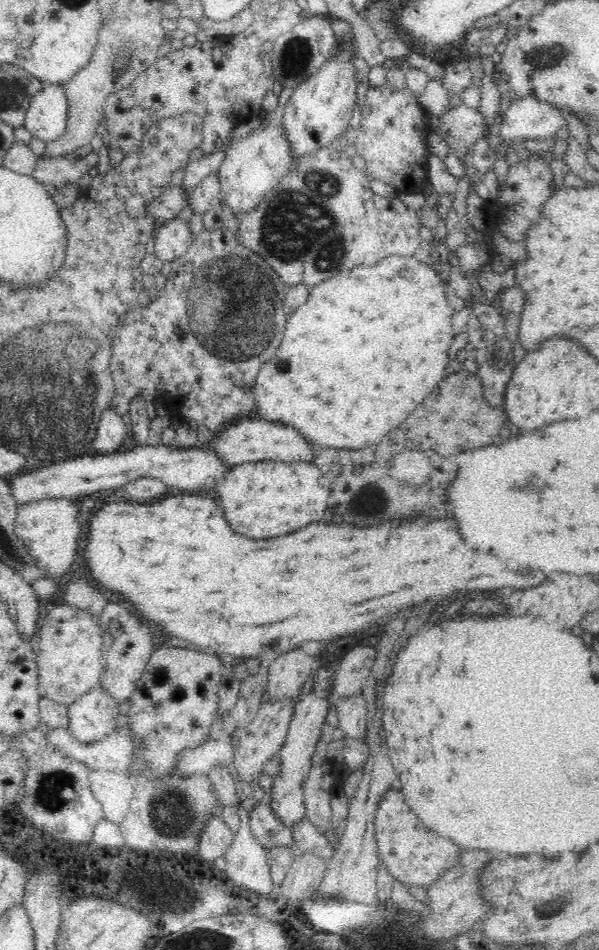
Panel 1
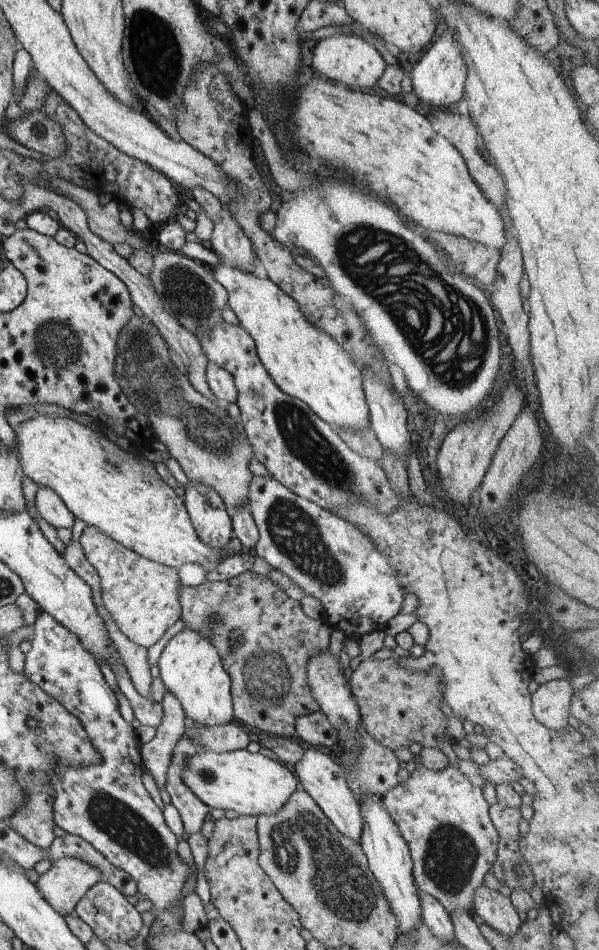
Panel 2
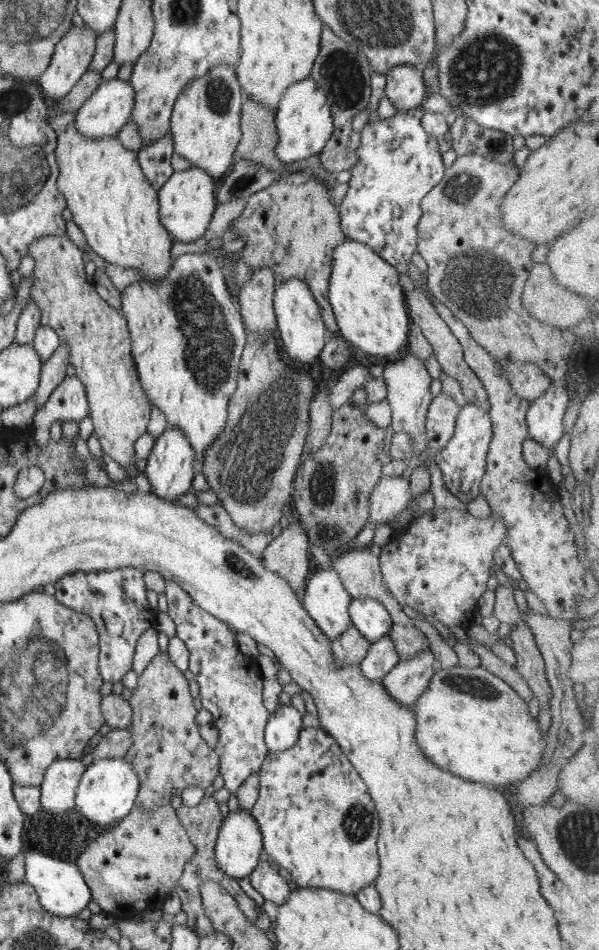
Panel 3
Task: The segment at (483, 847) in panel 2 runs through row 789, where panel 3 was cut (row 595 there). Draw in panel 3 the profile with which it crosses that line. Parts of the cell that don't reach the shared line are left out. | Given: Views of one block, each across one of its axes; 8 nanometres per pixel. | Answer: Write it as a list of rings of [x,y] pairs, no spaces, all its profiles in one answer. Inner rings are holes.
[[[438,508],[428,510],[403,531],[394,531],[390,542],[383,546],[379,555],[382,577],[386,581],[386,589],[390,589],[392,597],[401,607],[409,606],[439,620],[443,625],[463,627],[467,623],[464,615],[470,609],[477,609],[478,600],[486,591],[490,568],[495,564],[493,554],[506,538],[506,524],[495,513],[486,518],[476,518],[465,508]]]

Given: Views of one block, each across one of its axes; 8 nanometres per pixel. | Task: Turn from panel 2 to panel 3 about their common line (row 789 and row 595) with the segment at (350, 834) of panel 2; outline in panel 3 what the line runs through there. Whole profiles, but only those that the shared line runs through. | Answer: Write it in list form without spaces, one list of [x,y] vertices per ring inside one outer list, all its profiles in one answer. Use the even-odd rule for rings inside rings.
[[[320,568],[306,583],[301,604],[322,634],[333,641],[350,626],[347,611],[351,600],[336,570]]]

